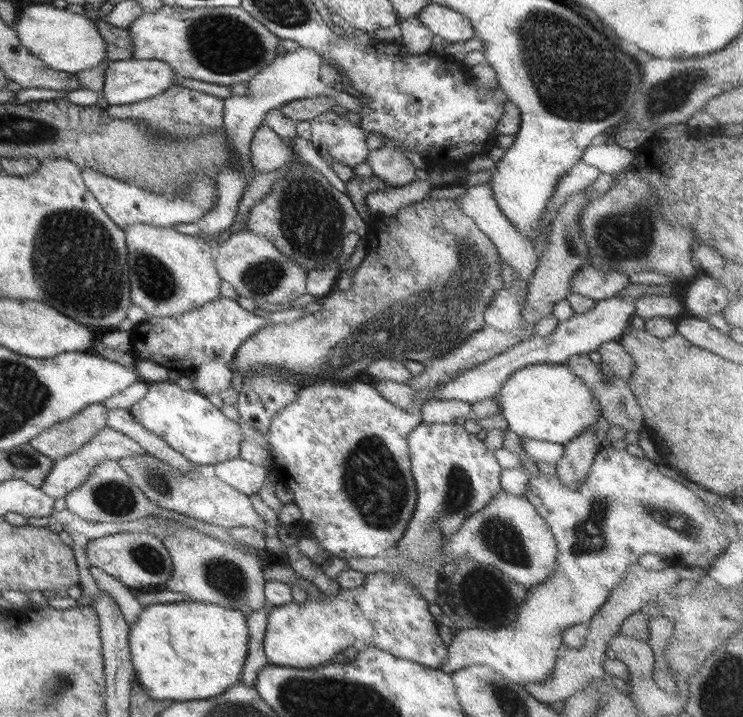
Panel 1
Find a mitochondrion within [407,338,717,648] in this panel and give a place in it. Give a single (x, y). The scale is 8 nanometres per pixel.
(499, 537)

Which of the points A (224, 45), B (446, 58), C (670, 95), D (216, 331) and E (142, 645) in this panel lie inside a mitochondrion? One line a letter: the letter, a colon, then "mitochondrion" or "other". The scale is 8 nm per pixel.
A: mitochondrion
B: other
C: mitochondrion
D: other
E: other

